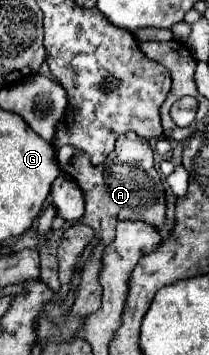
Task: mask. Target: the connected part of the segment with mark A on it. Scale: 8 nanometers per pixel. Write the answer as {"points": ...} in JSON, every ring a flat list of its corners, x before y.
{"points":[[119,137,115,149,107,155,107,159,101,165,91,165,89,155,85,151,73,149,71,145,63,145,57,151,57,161,59,167,79,183,85,195,85,215,81,221,95,231,91,243,87,245,87,253,85,253,87,257,81,259,81,267,79,267,81,281,71,309,73,315,85,317,101,307,101,285,97,281,97,273,101,269,101,251,105,245,113,241,117,221,141,219,153,227,163,225,165,193,159,173,153,167,153,151,149,145,143,145,141,137]]}

